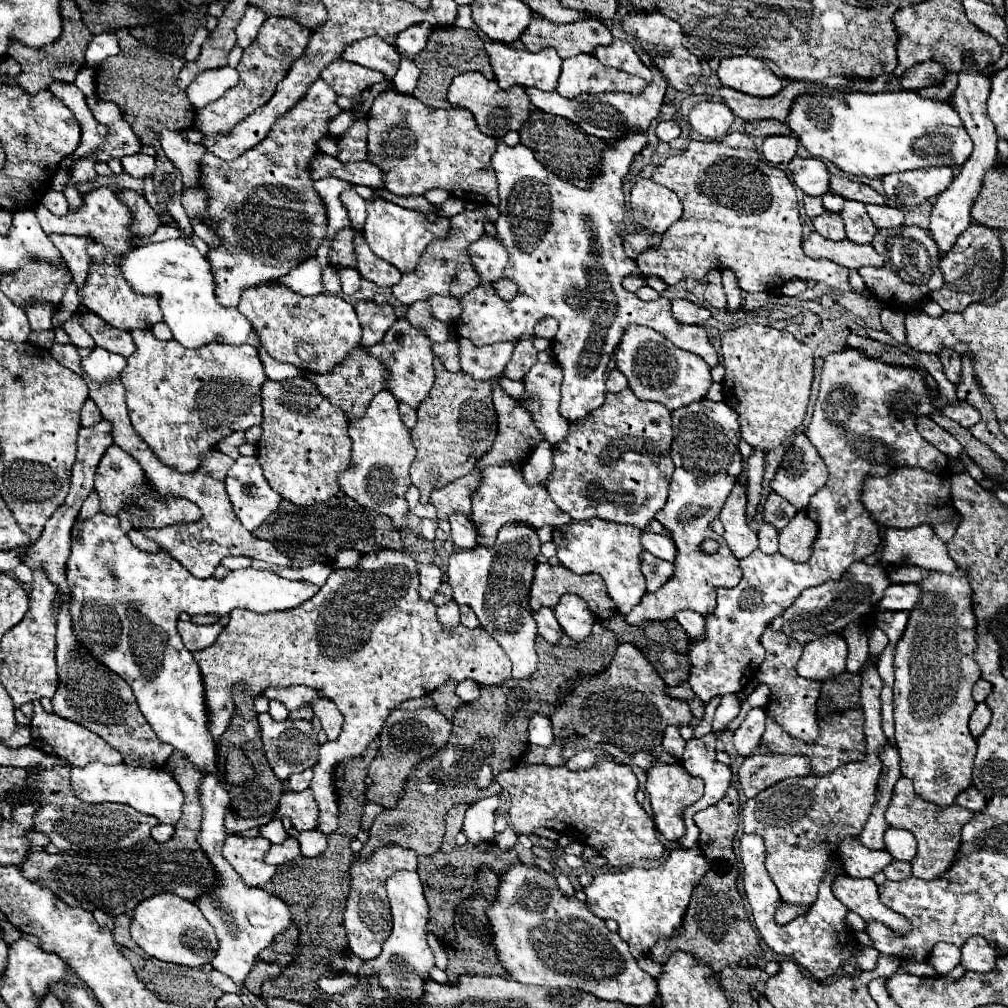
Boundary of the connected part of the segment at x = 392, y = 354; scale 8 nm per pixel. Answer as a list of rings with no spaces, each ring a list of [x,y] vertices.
[[[399,319],[383,337],[381,343],[373,345],[373,347],[365,347],[365,351],[373,357],[377,357],[385,369],[387,369],[387,377],[385,377],[385,385],[387,389],[395,395],[395,399],[399,399],[401,403],[417,409],[417,405],[429,395],[433,383],[435,383],[435,365],[433,365],[433,341],[425,335],[425,331],[413,327],[407,319]]]

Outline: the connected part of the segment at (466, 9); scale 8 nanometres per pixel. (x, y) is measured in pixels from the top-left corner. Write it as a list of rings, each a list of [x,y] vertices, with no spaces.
[[[461,5],[459,7],[459,15],[457,15],[457,21],[455,21],[455,27],[465,27],[465,29],[479,31],[479,27],[475,25],[475,21],[471,19],[471,7],[469,5]]]

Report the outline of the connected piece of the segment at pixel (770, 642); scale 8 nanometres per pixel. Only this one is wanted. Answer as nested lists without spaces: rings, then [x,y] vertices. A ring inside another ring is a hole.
[[[771,627],[765,629],[761,643],[767,651],[761,669],[757,673],[757,681],[759,683],[767,683],[771,687],[771,697],[767,703],[767,715],[777,721],[787,733],[791,733],[795,739],[803,741],[803,743],[815,743],[815,739],[819,737],[819,719],[817,719],[817,699],[819,699],[819,689],[821,683],[817,681],[809,681],[797,675],[795,665],[801,659],[801,651],[803,645],[799,645],[797,641],[789,639],[785,633],[777,633]]]

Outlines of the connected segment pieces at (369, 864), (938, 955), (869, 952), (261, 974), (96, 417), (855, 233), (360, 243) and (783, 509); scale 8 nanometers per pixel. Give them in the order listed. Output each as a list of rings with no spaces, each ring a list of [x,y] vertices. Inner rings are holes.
[[[381,847],[369,859],[357,857],[351,867],[351,893],[347,899],[343,925],[347,929],[349,949],[359,959],[375,959],[381,953],[383,941],[391,933],[391,907],[385,895],[385,881],[395,871],[415,871],[417,869],[417,853],[403,847]]]
[[[937,943],[931,951],[931,965],[939,973],[949,973],[951,969],[955,969],[959,965],[959,959],[961,959],[961,949],[955,945]]]
[[[859,947],[855,951],[855,957],[857,957],[857,965],[861,971],[873,971],[877,967],[879,951],[873,947]]]
[[[259,961],[255,967],[253,967],[253,971],[249,973],[249,977],[247,977],[247,987],[249,987],[249,991],[251,993],[255,993],[257,997],[261,995],[261,985],[265,983],[265,981],[269,981],[269,979],[275,979],[275,977],[279,977],[281,973],[277,971],[277,967],[275,965],[269,965],[269,963],[263,963],[263,961]]]
[[[87,399],[87,401],[83,403],[83,409],[81,409],[81,425],[83,425],[83,427],[91,427],[91,425],[99,423],[101,419],[103,419],[103,417],[101,417],[97,405],[95,405],[91,399]]]
[[[845,201],[841,217],[845,221],[847,237],[851,241],[855,241],[855,243],[871,243],[871,239],[877,233],[877,229],[871,223],[863,203],[859,203],[859,201]]]
[[[355,231],[355,255],[357,255],[357,269],[367,279],[373,281],[377,287],[393,287],[401,279],[401,271],[395,269],[391,263],[377,257],[361,231]]]
[[[771,493],[765,501],[765,511],[763,511],[763,519],[771,525],[775,525],[779,531],[793,519],[793,515],[797,513],[797,509],[787,503],[787,499],[783,499],[777,493]]]

